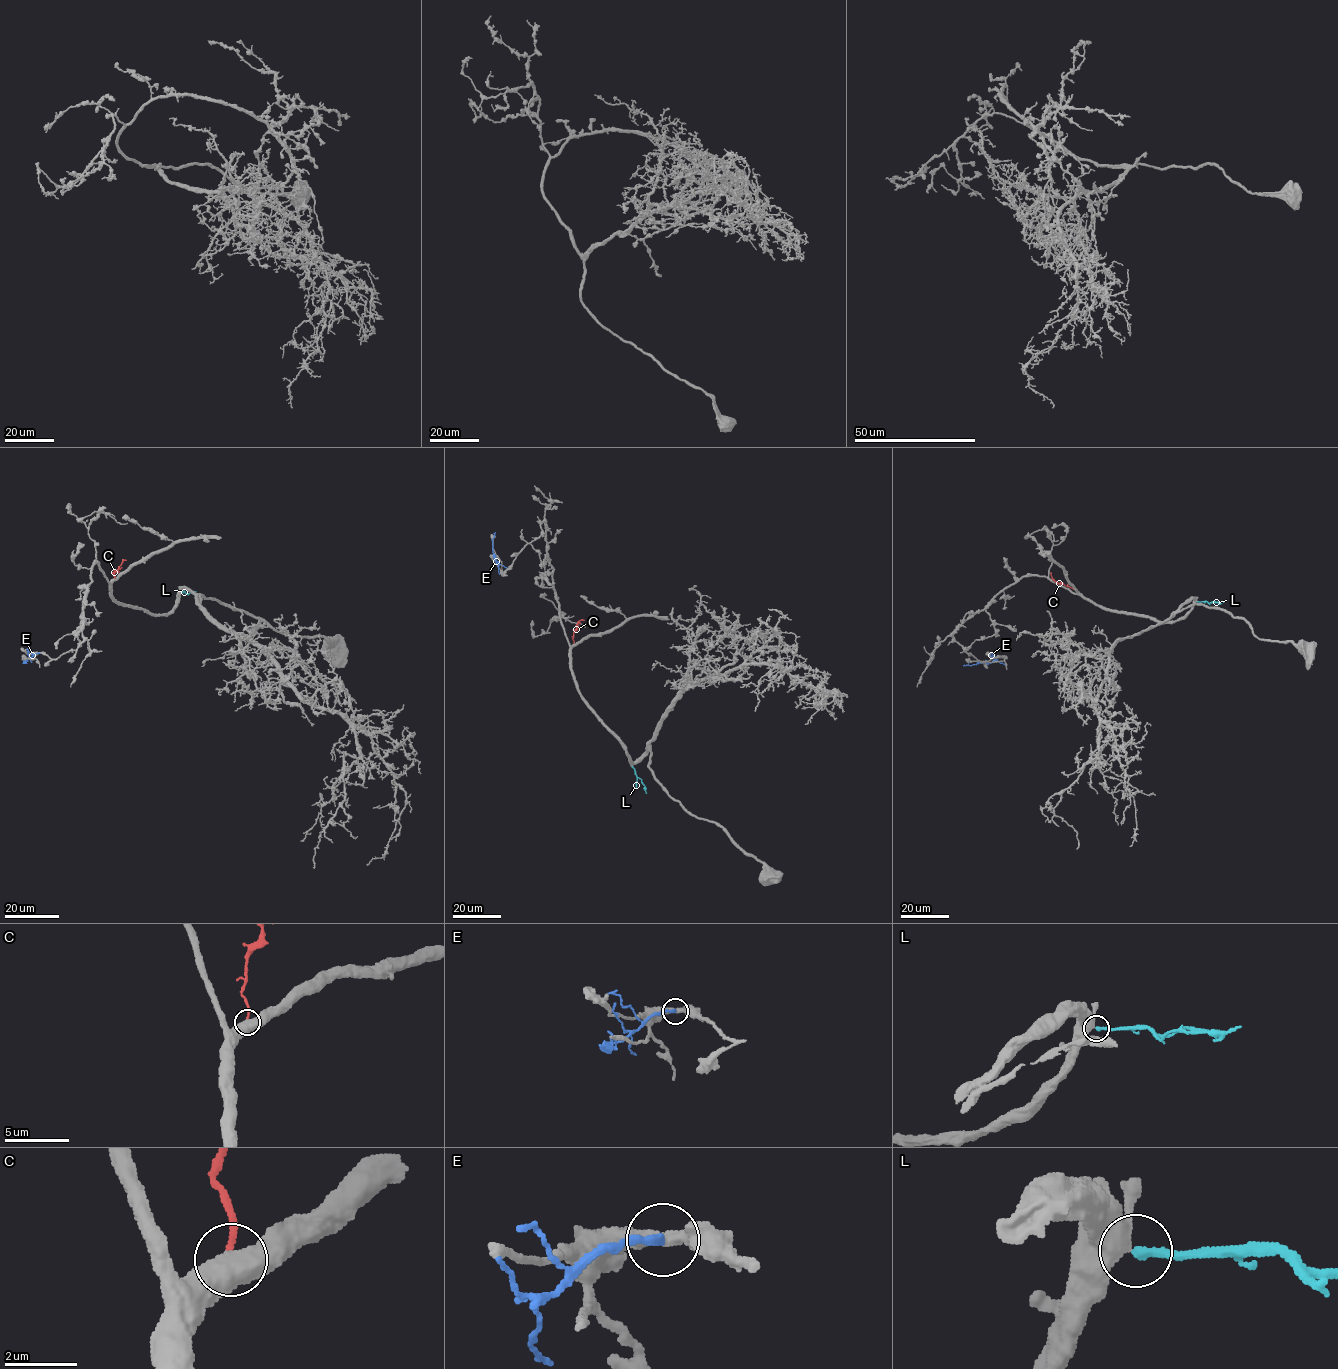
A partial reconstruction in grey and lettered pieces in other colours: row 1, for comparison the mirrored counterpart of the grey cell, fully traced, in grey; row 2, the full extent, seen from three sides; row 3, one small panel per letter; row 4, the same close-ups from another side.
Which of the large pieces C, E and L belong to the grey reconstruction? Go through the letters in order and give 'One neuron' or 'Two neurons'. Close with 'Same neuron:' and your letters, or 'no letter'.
C: Two neurons
E: Two neurons
L: Two neurons
Same neuron: no letter

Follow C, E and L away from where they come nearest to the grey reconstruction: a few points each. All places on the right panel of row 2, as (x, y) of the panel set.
C: (1075, 589), (1055, 582), (1051, 573)
E: (999, 656), (991, 663), (963, 665)
L: (1197, 601), (1224, 601)

